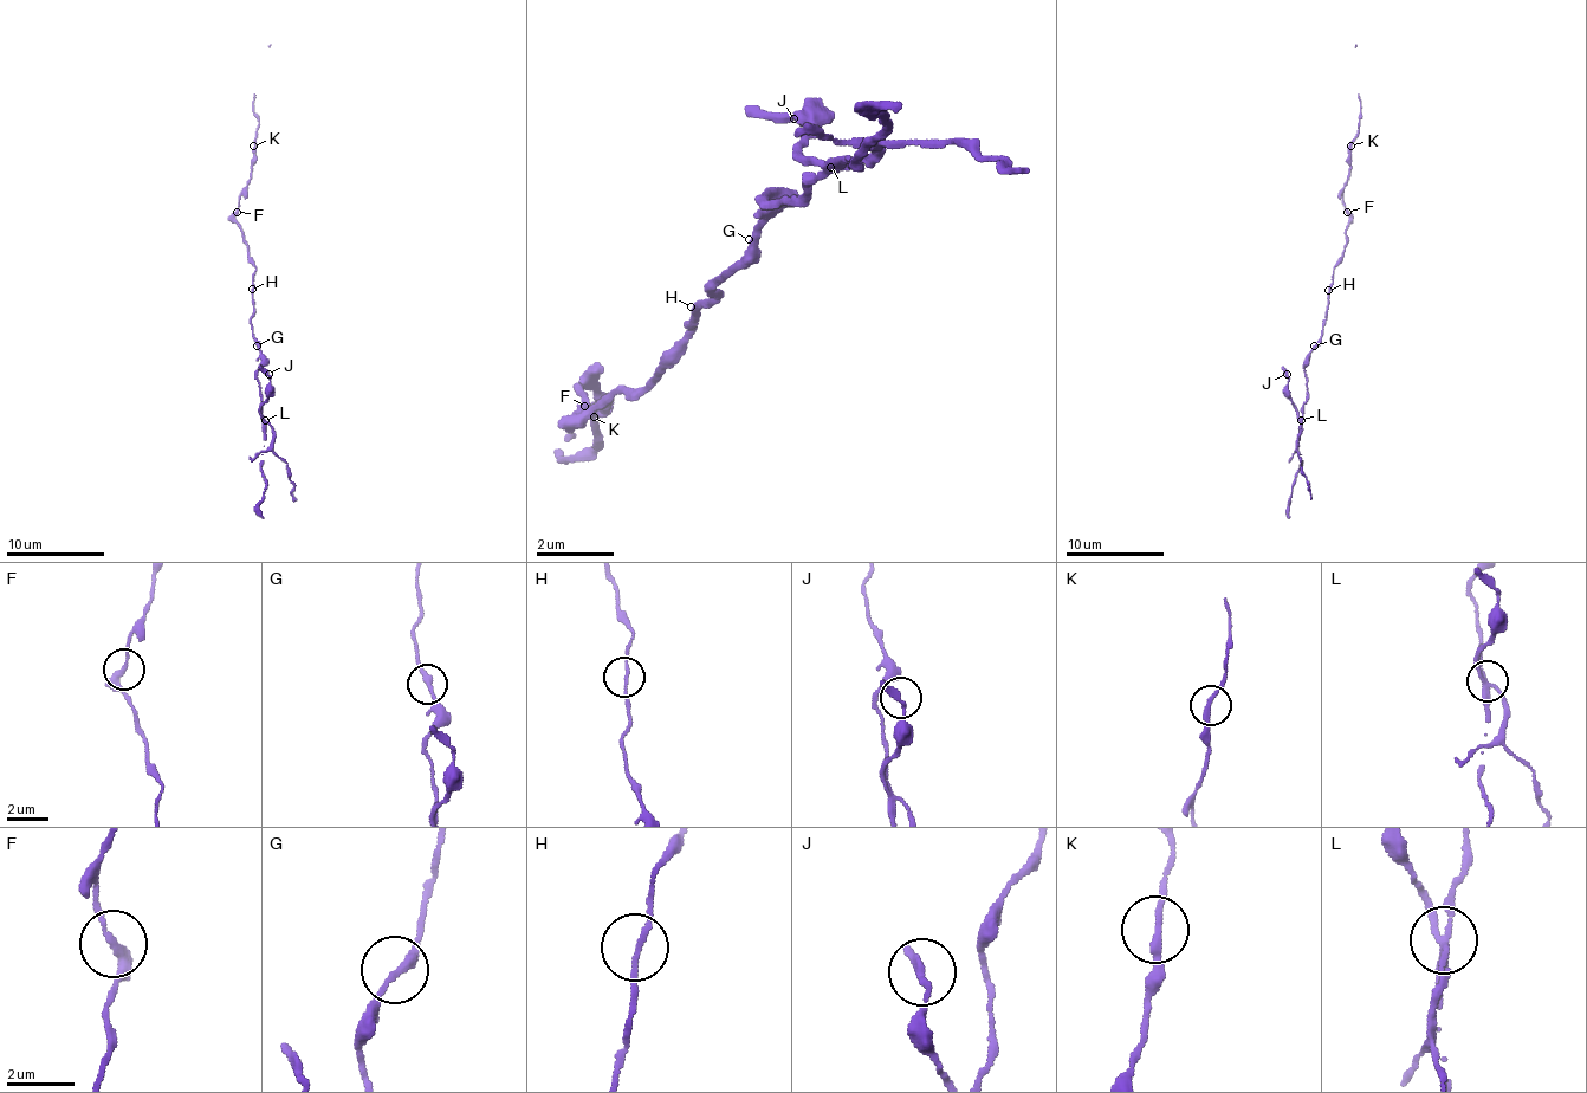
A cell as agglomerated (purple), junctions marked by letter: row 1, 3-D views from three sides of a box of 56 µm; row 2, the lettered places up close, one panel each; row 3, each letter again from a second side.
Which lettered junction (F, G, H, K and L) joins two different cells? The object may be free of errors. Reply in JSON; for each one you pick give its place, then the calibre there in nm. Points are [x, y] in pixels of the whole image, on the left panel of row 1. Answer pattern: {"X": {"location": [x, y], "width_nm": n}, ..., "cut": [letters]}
{"L": {"location": [265, 420], "width_nm": 200}, "cut": ["L"]}

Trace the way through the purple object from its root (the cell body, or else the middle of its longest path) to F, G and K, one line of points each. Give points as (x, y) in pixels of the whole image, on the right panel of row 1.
F: (1330, 290), (1334, 265), (1342, 256), (1347, 241), (1347, 212)
G: (1330, 290), (1321, 338), (1314, 345)
K: (1330, 290), (1330, 275), (1342, 256), (1349, 222), (1343, 193), (1351, 146)

